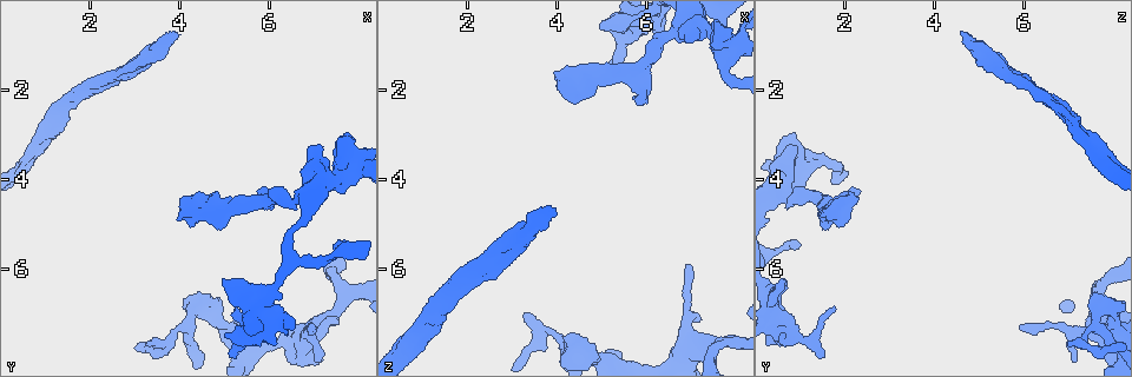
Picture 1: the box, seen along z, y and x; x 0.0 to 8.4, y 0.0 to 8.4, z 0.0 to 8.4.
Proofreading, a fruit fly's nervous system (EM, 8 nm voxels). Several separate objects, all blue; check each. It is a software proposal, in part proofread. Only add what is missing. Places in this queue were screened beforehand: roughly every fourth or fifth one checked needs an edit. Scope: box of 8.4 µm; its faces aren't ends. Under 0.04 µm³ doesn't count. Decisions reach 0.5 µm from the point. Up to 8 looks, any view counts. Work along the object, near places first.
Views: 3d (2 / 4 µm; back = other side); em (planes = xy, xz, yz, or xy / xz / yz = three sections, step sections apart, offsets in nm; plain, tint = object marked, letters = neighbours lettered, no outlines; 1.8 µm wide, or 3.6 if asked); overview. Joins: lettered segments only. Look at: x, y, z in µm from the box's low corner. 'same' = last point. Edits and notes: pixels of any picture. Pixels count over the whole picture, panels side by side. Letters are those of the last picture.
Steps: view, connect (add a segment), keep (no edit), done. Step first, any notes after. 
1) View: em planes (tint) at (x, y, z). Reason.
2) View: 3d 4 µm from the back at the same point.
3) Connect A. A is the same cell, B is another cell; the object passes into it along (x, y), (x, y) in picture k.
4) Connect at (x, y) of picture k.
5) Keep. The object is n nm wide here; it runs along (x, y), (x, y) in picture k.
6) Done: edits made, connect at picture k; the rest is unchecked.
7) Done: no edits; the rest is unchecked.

View: em xz step 8 (tint) at (6.00, 6.90, 0.60). Sharp bend.

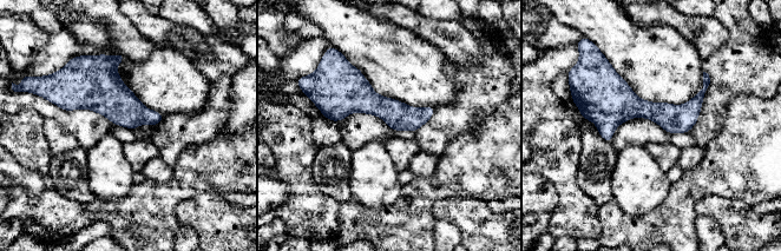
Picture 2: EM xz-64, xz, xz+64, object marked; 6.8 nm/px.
View: em planes (tint) at the same point. Cut it another way.

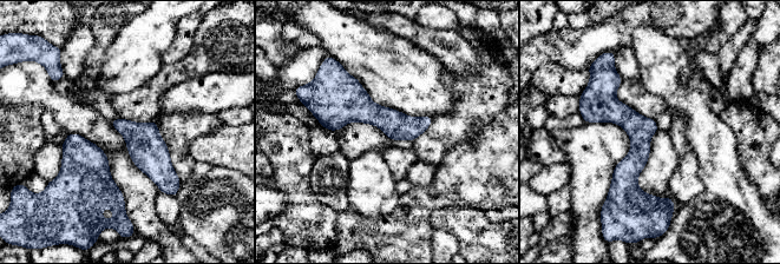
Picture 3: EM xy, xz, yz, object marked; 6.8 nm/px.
View: em planes (letters) at the same point. What lies round it.

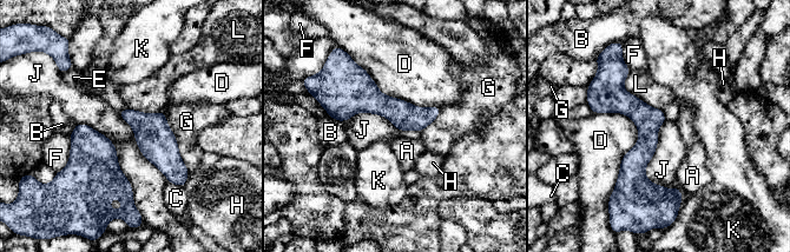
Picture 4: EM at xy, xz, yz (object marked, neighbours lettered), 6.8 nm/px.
Keep. A, B, C, D, E, F, G, H, J, K and L are other cells; none of them fits.

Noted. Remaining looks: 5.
View: 3d 2 µm at (6.95, 3.25, 0.95). Branch stops here.

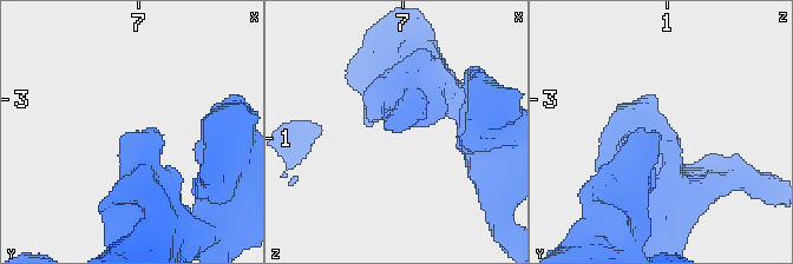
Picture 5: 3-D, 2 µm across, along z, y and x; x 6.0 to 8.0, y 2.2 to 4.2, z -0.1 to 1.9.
View: em planes (letters) at (6.92, 3.24, 0.96). Need the tissue.

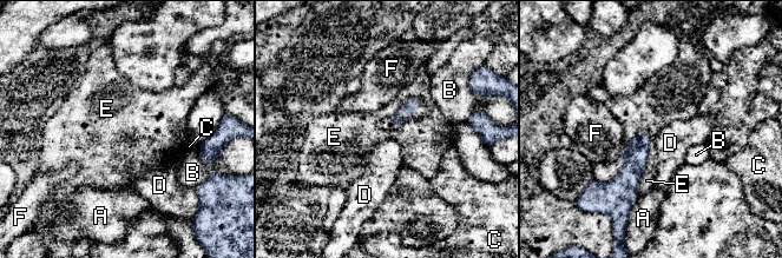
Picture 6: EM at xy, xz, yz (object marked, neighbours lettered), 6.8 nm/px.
Keep. A, B, C, D, E and F are other cells; no lettered segment goes on from it.

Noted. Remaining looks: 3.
View: em xz step 4 (letters) at (2.85, 1.60, 6.00). Branch stops here.

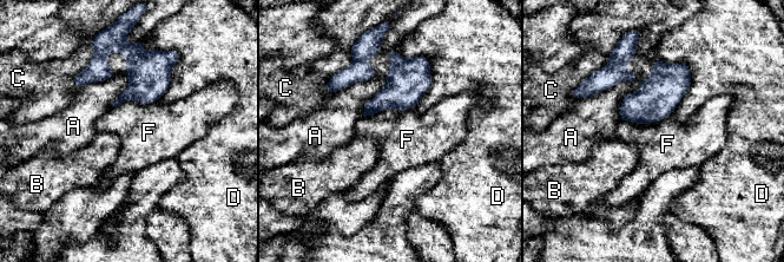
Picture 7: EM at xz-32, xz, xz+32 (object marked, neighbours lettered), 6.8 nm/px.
View: em planes (letters) at the same point. Another direction.

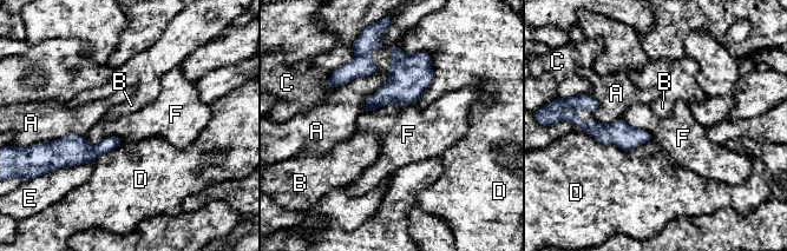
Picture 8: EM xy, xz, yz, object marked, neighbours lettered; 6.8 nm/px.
Keep. A, B, C, D, E and F are other cells; no lettered segment goes on from it.

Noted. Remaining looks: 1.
Done: no edits; the rest is unchecked.

